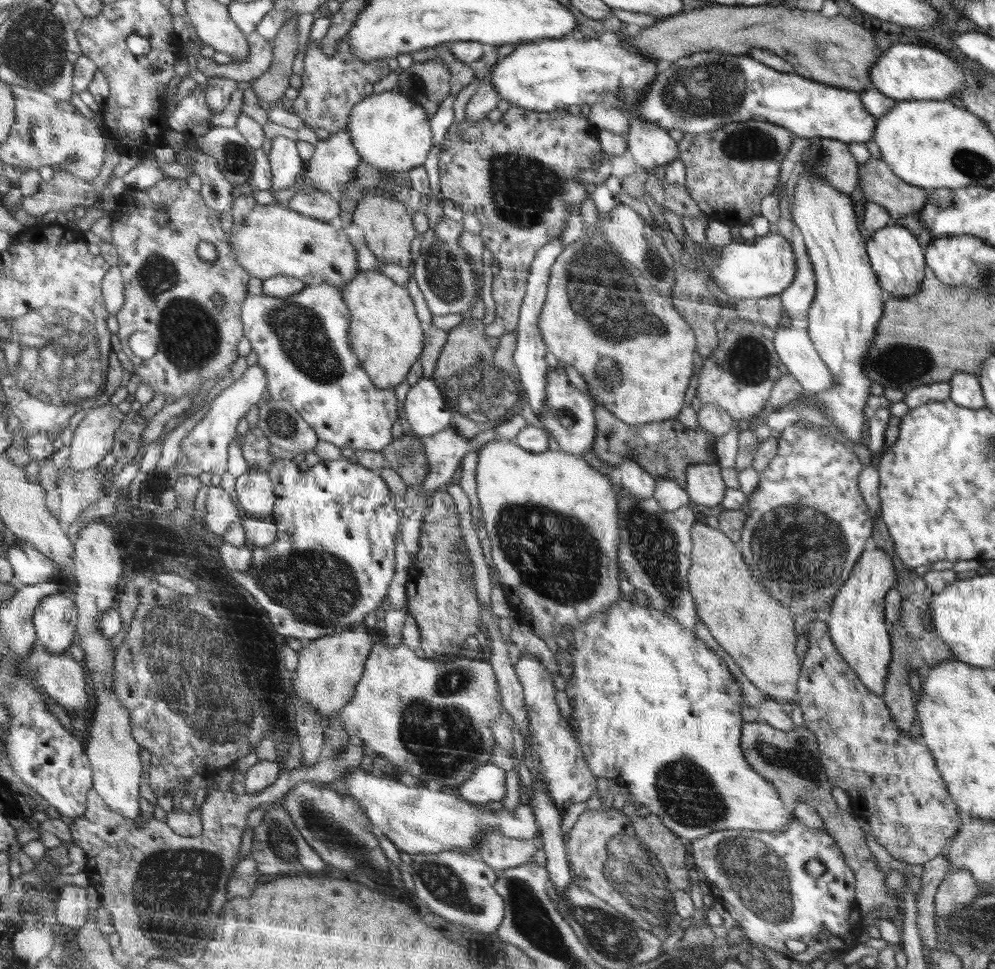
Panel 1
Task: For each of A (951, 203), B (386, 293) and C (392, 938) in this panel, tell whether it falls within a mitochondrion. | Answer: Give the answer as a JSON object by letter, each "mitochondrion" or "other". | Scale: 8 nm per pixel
{"A":"mitochondrion","B":"other","C":"other"}

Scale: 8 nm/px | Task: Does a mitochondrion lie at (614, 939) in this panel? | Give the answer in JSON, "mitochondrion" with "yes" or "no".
{"mitochondrion":"yes"}

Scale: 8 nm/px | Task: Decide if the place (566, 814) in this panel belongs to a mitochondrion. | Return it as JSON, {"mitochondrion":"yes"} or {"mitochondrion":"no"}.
{"mitochondrion":"no"}

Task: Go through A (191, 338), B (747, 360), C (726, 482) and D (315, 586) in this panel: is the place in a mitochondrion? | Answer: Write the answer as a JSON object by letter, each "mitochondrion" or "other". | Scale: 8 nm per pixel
{"A":"mitochondrion","B":"mitochondrion","C":"other","D":"mitochondrion"}

